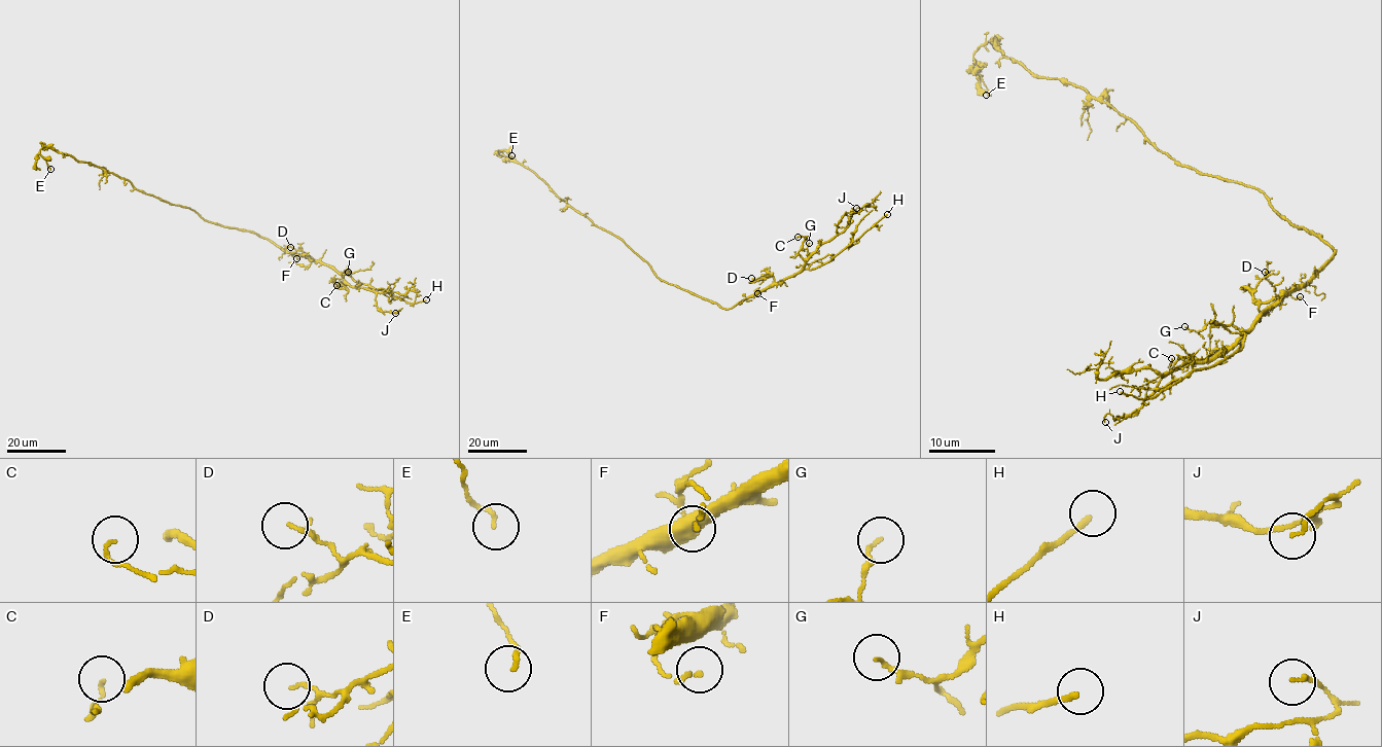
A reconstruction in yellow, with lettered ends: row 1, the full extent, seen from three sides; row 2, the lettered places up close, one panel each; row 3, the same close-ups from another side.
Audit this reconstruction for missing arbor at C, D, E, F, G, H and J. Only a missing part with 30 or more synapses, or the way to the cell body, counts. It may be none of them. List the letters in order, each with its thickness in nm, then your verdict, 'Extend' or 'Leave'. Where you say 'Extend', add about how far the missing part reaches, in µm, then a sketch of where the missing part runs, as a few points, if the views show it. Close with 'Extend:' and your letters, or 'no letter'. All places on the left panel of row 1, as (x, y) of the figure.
C: Thickness 110 nm. Leave
D: Thickness 100 nm. Leave
E: Thickness 130 nm. Leave
F: Thickness 120 nm. Leave
G: Thickness 110 nm. Leave
H: Thickness 190 nm. Extend. Missing length about 15 µm
J: Thickness 110 nm. Leave
Extend: H

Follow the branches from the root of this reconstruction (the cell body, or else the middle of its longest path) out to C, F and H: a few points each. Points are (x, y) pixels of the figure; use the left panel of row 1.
C: (219, 224), (255, 233), (288, 251), (320, 260), (342, 276), (344, 280), (338, 285), (348, 289), (337, 285)
F: (219, 224), (255, 233), (294, 252), (296, 258)
H: (219, 224), (255, 233), (288, 251), (320, 260), (357, 282), (387, 290), (408, 303), (426, 299)

